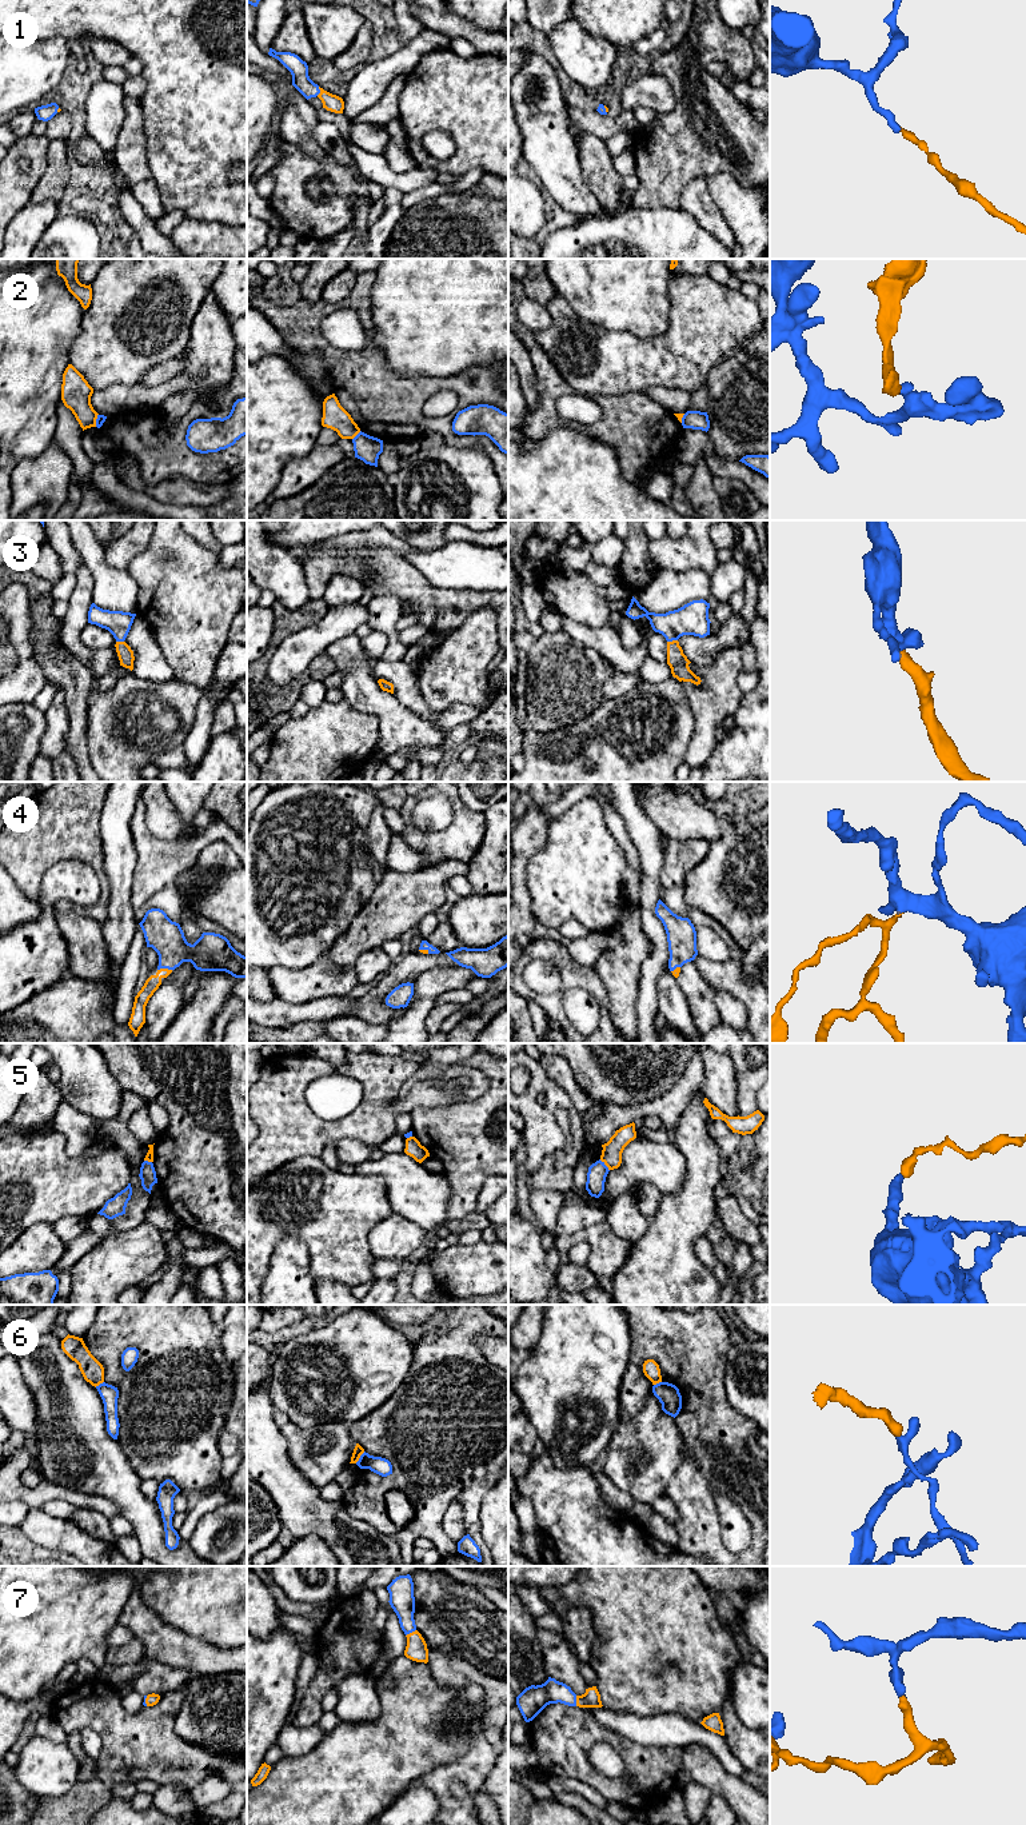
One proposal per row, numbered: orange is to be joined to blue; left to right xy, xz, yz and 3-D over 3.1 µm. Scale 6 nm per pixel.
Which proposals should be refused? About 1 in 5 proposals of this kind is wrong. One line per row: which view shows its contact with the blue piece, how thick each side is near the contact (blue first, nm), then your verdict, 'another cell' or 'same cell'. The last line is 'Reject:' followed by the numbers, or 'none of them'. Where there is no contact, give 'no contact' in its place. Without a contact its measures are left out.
1: xz | 110/100 nm | same cell
2: xz | 160/150 nm | another cell
3: yz | 190/120 nm | same cell
4: xy | 200/90 nm | same cell
5: yz | 120/130 nm | another cell
6: xz | 110/60 nm | another cell
7: xz | 150/130 nm | same cell
Reject: 2, 5, 6

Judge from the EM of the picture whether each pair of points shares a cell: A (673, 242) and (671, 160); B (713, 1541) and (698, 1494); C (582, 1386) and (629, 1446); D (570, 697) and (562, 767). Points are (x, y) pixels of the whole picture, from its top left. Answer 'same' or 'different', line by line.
A: different
B: same
C: different
D: different

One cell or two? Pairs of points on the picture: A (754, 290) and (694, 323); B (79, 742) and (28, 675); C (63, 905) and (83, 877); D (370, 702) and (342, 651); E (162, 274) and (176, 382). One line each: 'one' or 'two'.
A: two
B: two
C: two
D: one
E: two

